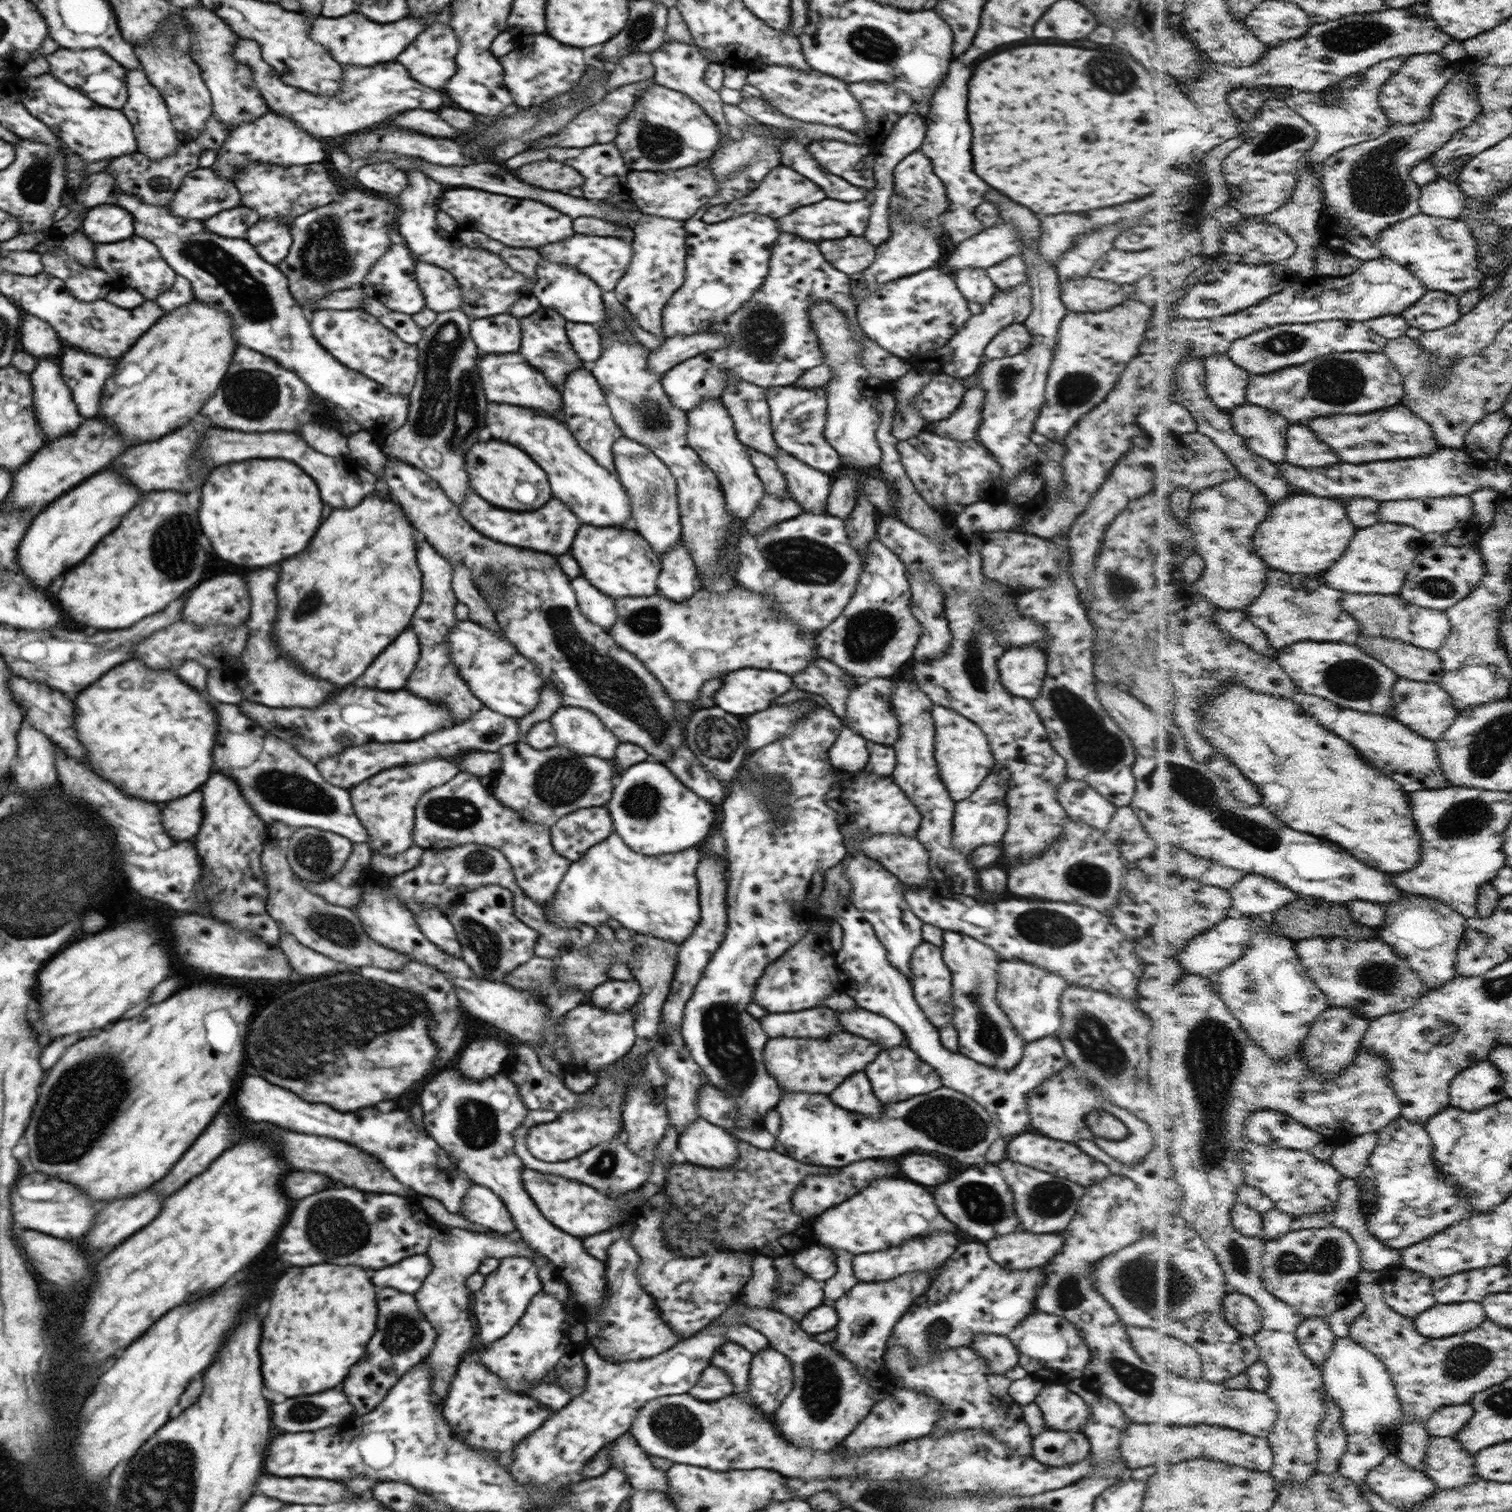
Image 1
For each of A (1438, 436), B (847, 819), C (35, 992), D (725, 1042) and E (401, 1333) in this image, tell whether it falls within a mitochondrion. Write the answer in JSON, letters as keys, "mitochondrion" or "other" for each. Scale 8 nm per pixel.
{"A":"other","B":"other","C":"other","D":"mitochondrion","E":"mitochondrion"}

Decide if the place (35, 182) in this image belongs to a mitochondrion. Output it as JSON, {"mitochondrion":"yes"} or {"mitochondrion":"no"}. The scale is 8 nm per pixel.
{"mitochondrion":"yes"}

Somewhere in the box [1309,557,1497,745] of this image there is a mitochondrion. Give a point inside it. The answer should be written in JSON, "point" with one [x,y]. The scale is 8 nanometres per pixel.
{"point":[1351,679]}

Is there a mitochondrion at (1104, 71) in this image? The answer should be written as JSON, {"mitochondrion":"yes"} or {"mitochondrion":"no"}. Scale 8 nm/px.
{"mitochondrion":"yes"}

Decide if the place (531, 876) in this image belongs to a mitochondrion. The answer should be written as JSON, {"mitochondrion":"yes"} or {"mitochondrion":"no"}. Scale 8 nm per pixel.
{"mitochondrion":"no"}

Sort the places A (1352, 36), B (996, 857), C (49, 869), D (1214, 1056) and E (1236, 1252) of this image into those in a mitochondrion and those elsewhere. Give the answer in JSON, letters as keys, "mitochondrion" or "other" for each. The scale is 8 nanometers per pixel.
{"A":"mitochondrion","B":"other","C":"mitochondrion","D":"mitochondrion","E":"mitochondrion"}

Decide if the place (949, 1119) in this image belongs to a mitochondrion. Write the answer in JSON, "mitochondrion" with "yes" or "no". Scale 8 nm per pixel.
{"mitochondrion":"yes"}

